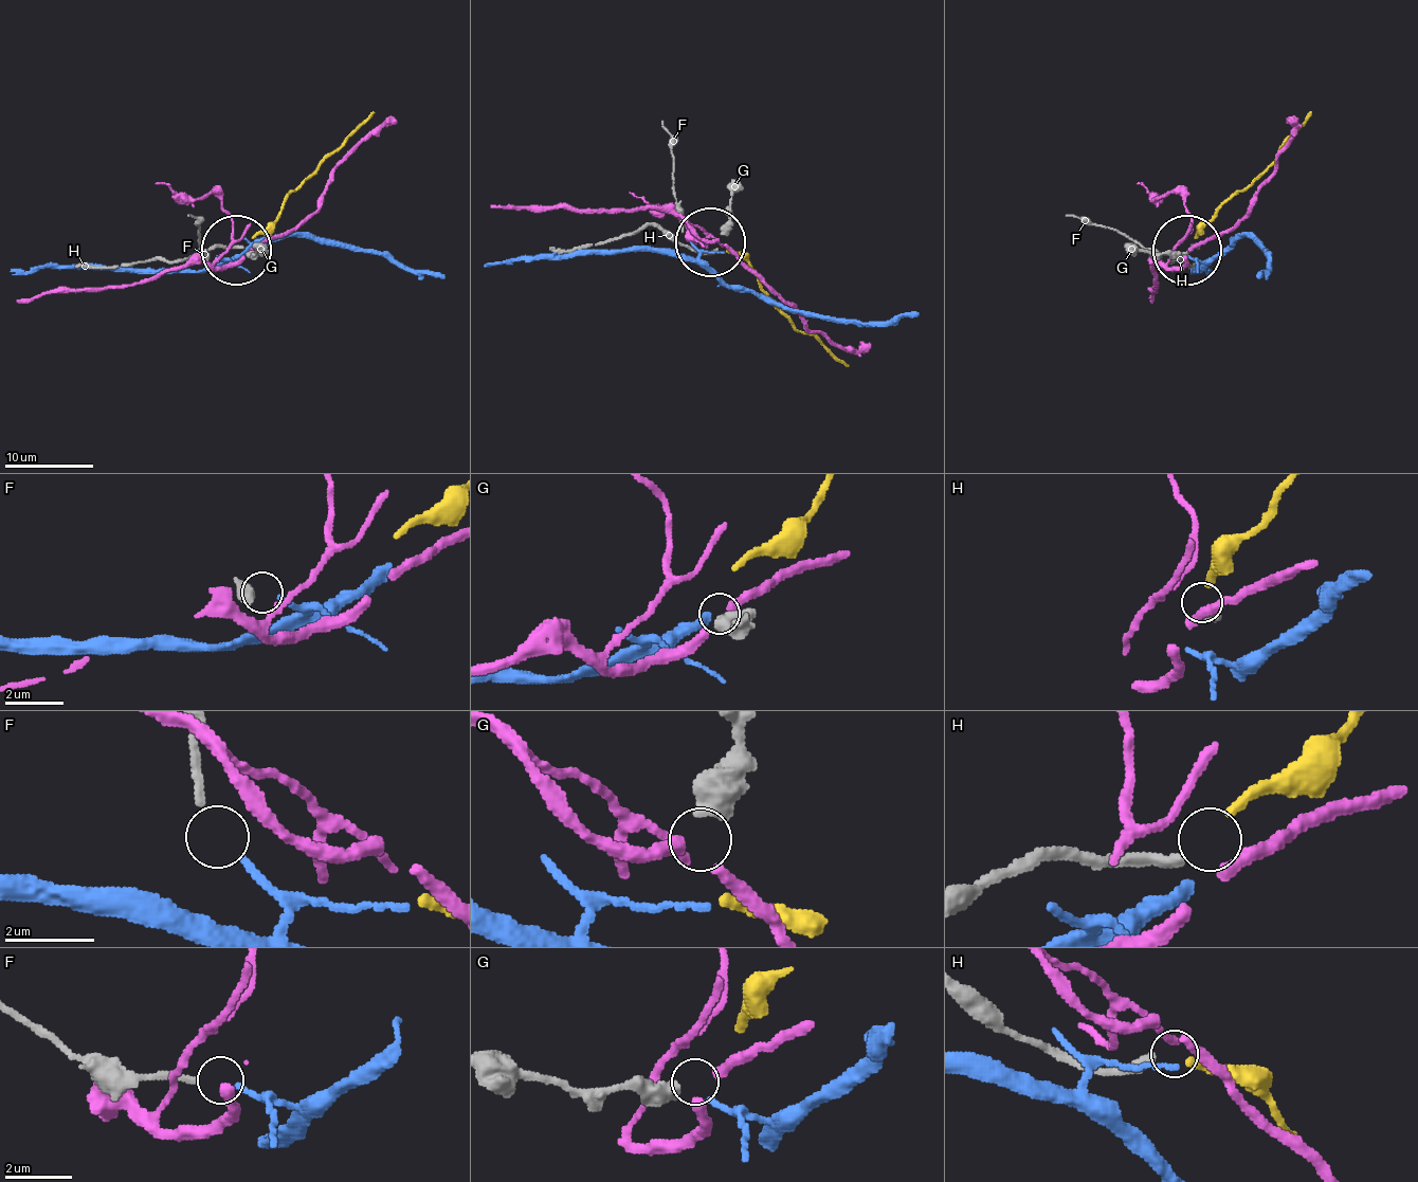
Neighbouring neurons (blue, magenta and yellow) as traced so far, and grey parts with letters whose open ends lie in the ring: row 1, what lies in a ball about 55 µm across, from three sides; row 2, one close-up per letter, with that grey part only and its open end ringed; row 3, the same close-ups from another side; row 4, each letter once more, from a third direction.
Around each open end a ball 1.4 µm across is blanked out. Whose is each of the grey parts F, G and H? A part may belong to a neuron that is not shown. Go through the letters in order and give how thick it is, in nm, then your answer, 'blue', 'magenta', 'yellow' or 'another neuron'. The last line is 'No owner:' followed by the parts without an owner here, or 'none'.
F: 190 nm | blue
G: 650 nm | another neuron
H: 260 nm | yellow
No owner: G

